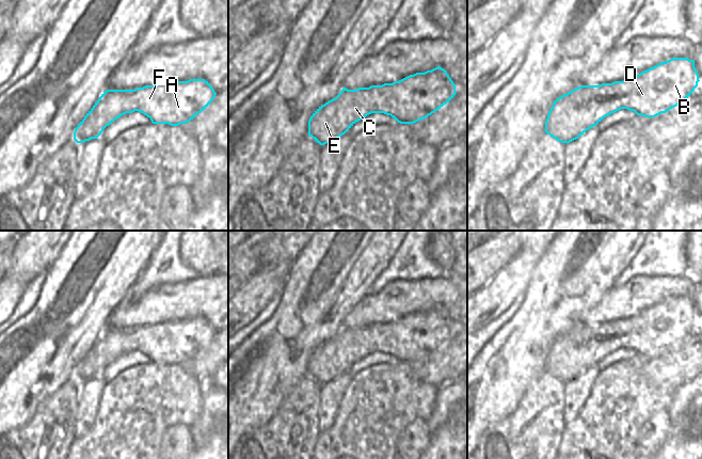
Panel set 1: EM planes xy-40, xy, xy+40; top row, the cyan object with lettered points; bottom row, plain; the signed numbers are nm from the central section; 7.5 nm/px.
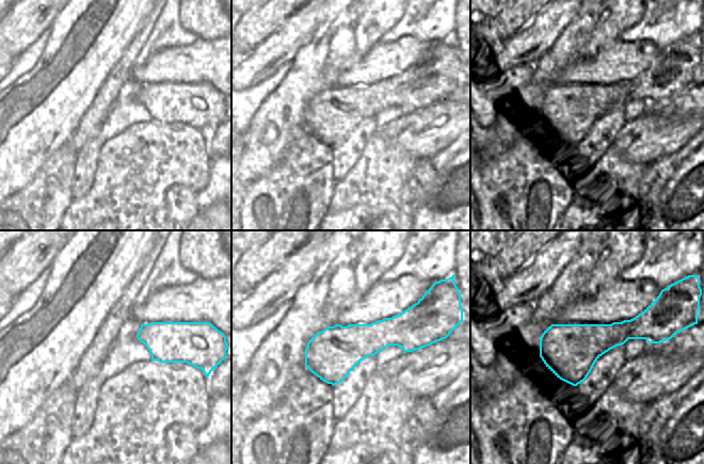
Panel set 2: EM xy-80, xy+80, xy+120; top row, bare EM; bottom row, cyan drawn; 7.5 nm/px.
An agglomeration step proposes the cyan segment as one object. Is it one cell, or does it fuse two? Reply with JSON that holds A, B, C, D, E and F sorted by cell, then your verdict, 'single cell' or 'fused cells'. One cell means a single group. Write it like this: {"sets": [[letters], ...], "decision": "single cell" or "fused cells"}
{"sets": [["A", "B", "C", "D", "E", "F"]], "decision": "single cell"}

